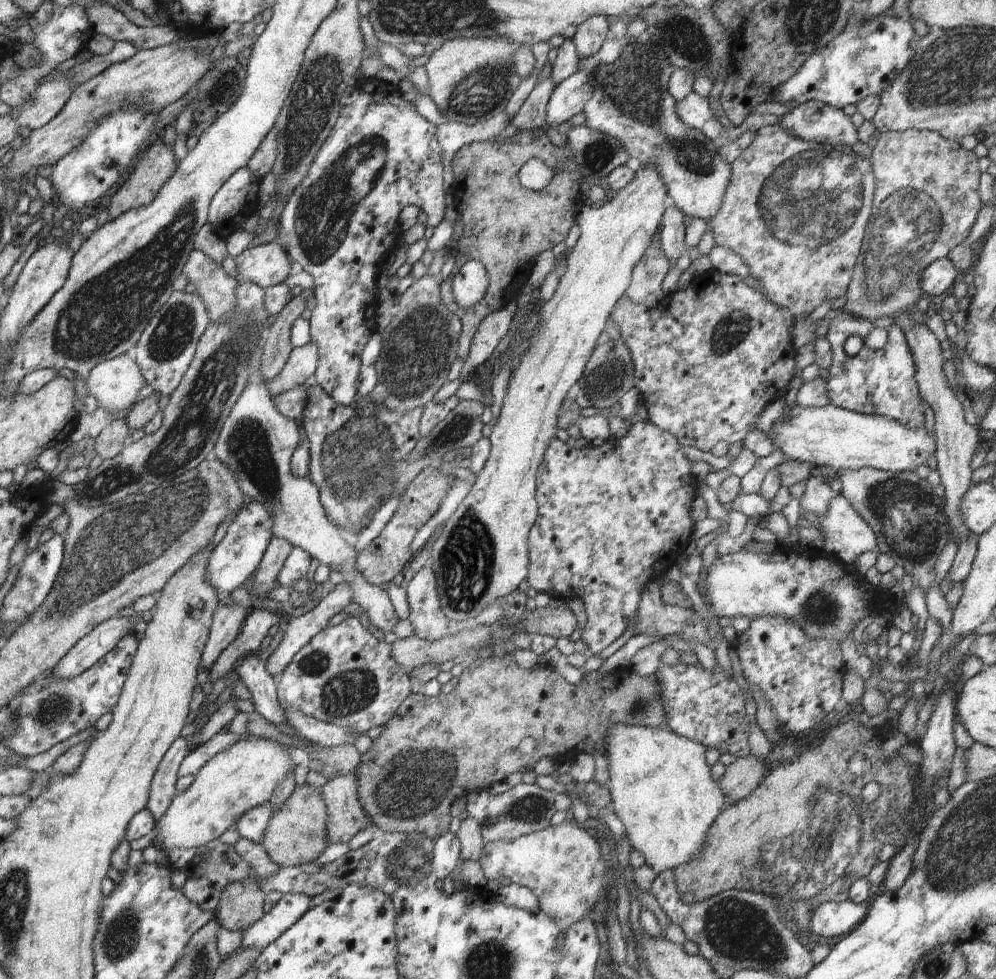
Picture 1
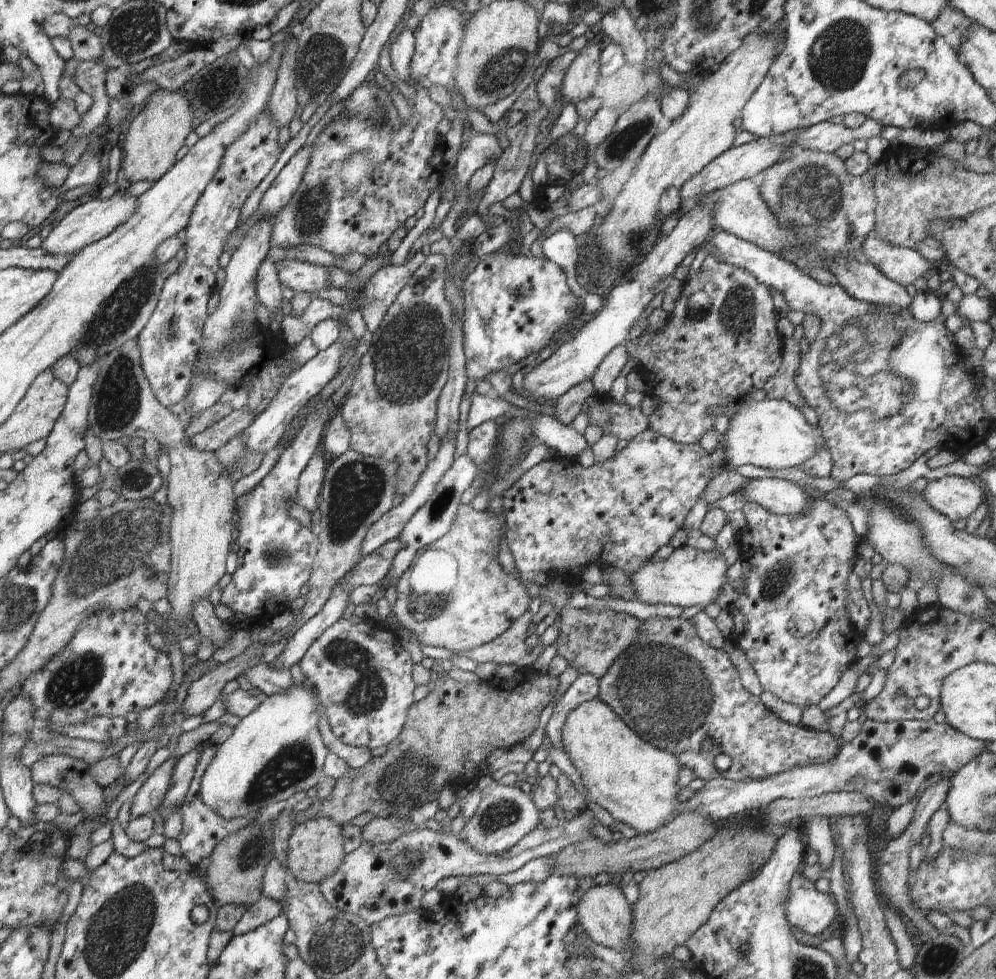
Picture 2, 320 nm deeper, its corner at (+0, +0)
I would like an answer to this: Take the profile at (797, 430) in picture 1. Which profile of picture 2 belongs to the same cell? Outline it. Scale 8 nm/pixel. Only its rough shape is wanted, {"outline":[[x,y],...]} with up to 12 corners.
{"outline":[[788,400],[741,403],[732,466],[802,467],[826,447]]}

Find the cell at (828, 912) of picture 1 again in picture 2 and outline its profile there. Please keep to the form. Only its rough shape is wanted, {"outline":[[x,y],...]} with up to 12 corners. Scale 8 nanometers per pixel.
{"outline":[[794,874],[786,920],[810,935],[838,916],[834,897]]}

